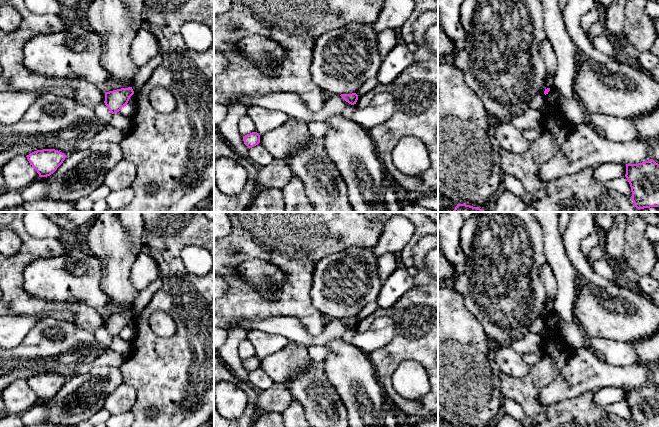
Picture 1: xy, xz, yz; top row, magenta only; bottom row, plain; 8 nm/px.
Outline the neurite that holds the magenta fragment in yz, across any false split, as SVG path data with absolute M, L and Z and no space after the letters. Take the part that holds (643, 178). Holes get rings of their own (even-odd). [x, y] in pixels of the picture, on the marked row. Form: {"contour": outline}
{"contour": "M653 159L626 164L626 174L634 206L639 209L659 207L659 164Z"}

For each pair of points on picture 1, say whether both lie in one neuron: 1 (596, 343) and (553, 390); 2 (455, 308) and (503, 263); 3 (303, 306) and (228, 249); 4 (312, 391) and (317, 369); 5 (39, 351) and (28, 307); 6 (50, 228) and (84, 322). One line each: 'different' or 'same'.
1: different
2: different
3: same
4: same
5: different
6: different

